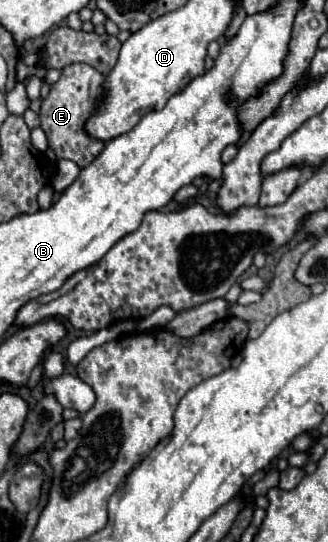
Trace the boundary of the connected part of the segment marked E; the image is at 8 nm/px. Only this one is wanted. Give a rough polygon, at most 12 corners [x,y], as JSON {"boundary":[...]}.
{"boundary":[[69,64],[41,102],[57,158],[89,166],[105,146],[83,128],[105,76]]}

